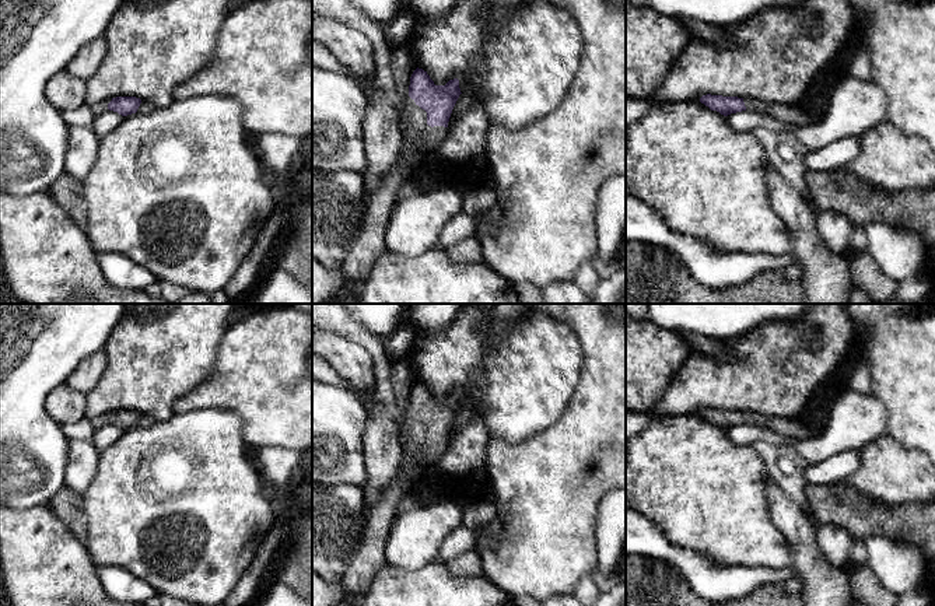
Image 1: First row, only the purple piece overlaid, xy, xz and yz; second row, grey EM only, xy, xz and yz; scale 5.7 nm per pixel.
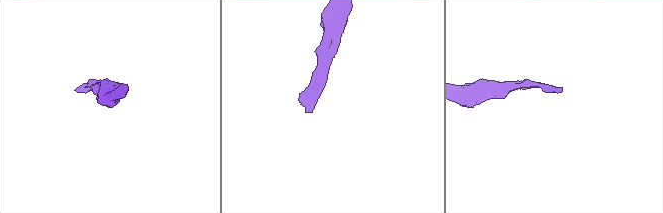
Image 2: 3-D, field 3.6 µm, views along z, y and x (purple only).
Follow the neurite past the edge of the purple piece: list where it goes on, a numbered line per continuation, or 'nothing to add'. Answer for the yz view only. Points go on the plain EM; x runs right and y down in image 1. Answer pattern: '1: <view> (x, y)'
1: yz (792, 427)

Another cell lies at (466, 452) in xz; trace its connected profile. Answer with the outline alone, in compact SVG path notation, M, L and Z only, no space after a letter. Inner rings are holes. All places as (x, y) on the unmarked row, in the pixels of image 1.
M472 414L462 430L448 442L433 462L431 472L461 476L484 469L488 435L484 421Z

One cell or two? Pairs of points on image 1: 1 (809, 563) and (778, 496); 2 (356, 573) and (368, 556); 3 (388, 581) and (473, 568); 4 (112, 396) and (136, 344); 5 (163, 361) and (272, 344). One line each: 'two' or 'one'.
1: one
2: one
3: two
4: one
5: two

